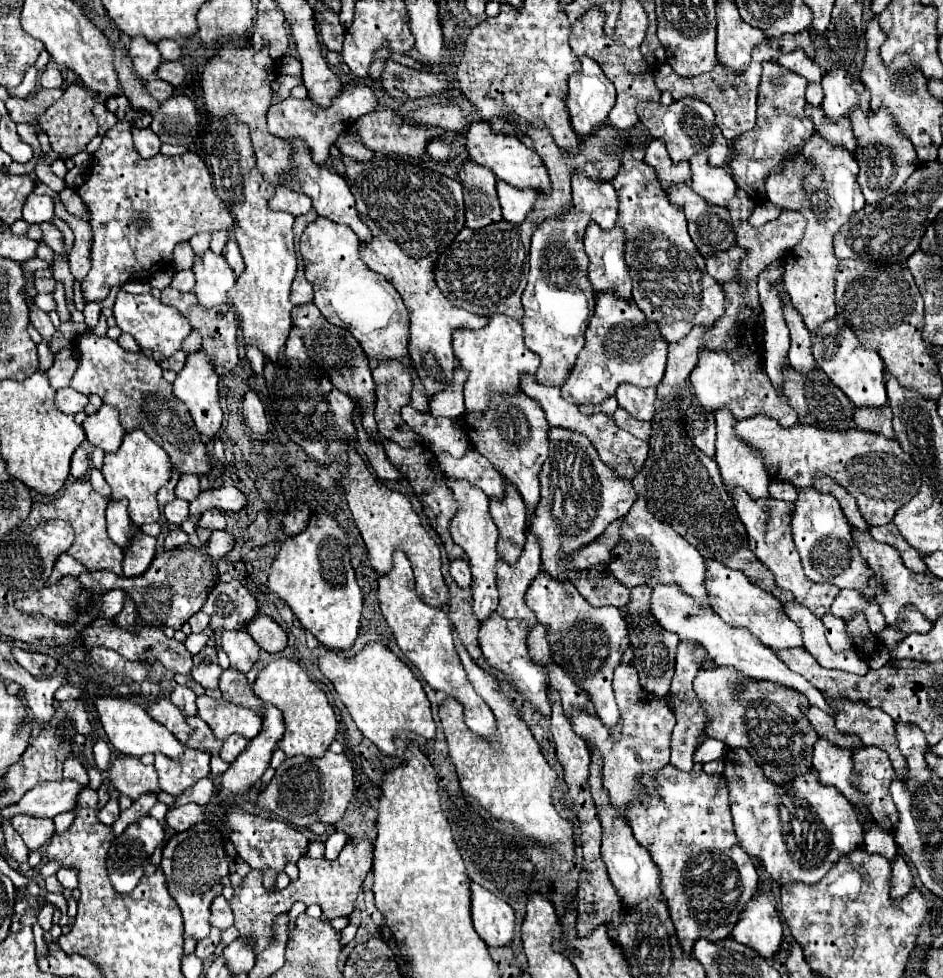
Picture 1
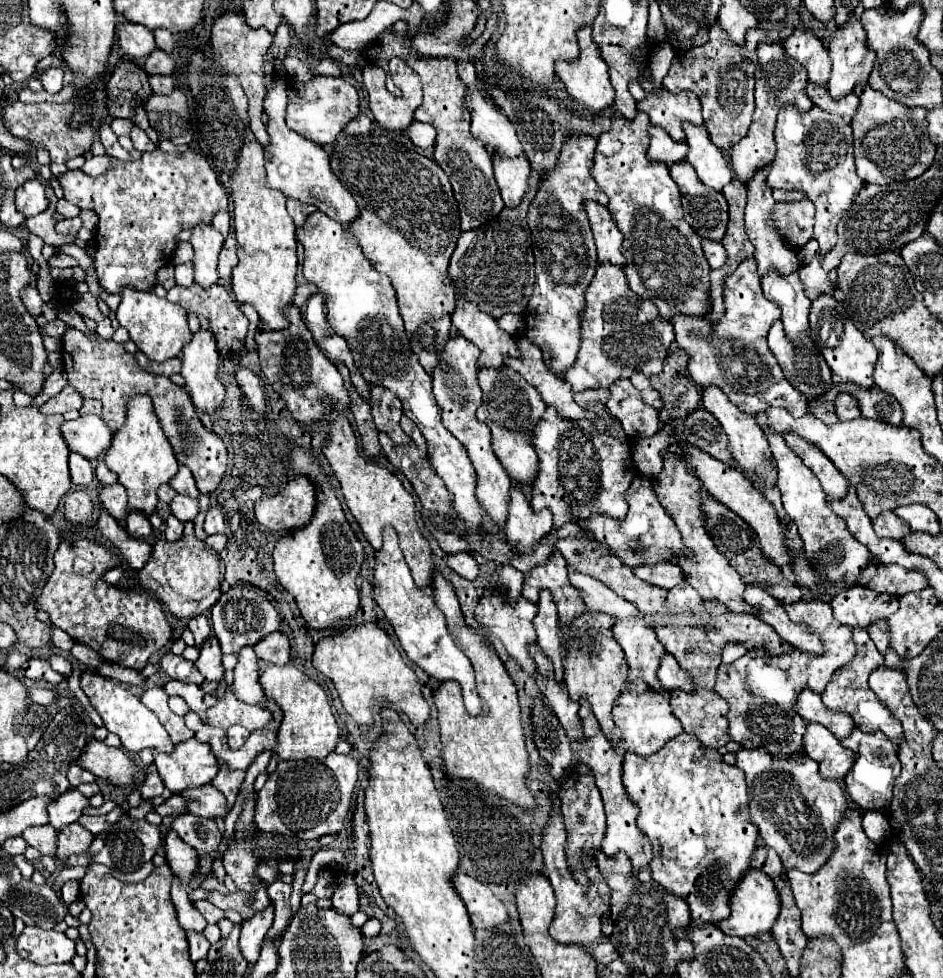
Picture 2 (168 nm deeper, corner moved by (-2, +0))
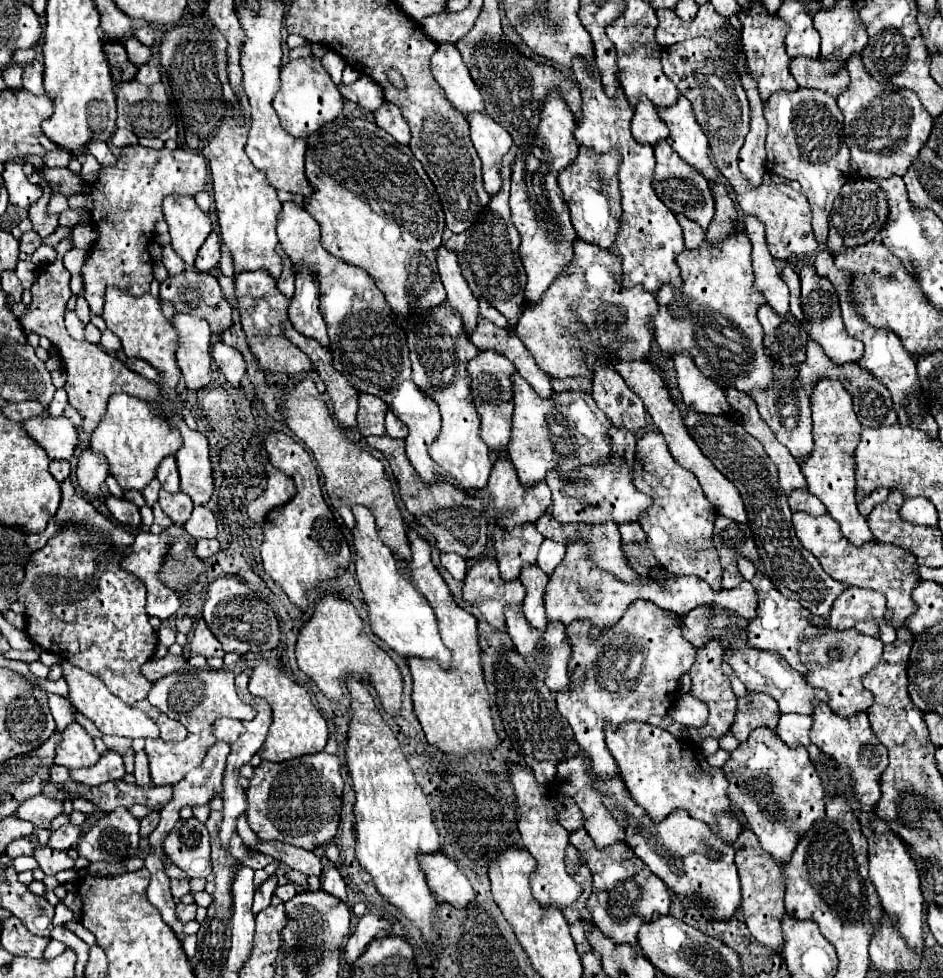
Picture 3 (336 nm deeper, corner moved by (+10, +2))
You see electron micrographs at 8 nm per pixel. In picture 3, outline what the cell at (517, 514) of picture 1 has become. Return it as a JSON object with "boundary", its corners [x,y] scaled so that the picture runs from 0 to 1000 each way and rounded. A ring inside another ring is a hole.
{"boundary":[[[474,311],[434,327],[432,354],[438,372],[438,391],[451,403],[455,403],[468,419],[468,442],[455,458],[457,468],[468,476],[468,483],[480,489],[489,501],[512,501],[521,485],[521,470],[514,452],[508,450],[508,425],[502,415],[497,382],[493,378],[493,372],[506,364],[508,358],[502,354],[497,344],[493,344],[489,327],[476,319]]]}

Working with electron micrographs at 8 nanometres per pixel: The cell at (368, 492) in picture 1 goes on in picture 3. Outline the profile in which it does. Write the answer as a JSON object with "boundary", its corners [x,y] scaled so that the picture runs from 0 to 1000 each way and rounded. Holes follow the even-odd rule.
{"boundary":[[[323,387],[315,393],[309,391],[304,397],[306,397],[306,401],[304,401],[304,407],[300,411],[304,436],[332,462],[332,466],[334,466],[334,470],[343,483],[349,511],[355,517],[355,521],[359,524],[359,528],[364,530],[364,534],[368,536],[368,540],[370,542],[376,540],[376,530],[374,530],[374,521],[372,521],[374,517],[383,515],[383,517],[391,519],[400,532],[402,550],[413,558],[413,562],[423,573],[434,575],[436,573],[436,560],[434,560],[434,552],[432,552],[432,538],[429,538],[425,524],[419,515],[415,493],[408,487],[406,474],[398,466],[393,466],[391,462],[376,456],[366,446],[366,440],[357,431],[353,431],[353,425],[351,425],[345,409],[340,407],[340,401],[334,397],[334,391],[330,387]]]}

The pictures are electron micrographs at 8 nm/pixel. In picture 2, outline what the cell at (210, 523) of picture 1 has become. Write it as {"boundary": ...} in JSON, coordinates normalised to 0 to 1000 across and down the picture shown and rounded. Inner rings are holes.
{"boundary":[[[222,519],[222,524],[217,526],[217,536],[215,536],[215,542],[224,548],[224,546],[236,546],[241,540],[239,536],[239,530],[234,526],[232,519]]]}

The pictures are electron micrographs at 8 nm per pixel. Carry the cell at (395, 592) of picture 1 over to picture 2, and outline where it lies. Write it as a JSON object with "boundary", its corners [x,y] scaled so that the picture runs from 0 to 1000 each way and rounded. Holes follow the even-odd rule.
{"boundary":[[[408,538],[406,560],[398,566],[396,609],[398,609],[398,616],[404,620],[404,624],[408,626],[410,634],[415,636],[432,673],[466,697],[470,697],[470,695],[487,697],[491,703],[491,714],[493,714],[493,722],[495,722],[497,730],[502,730],[502,732],[510,730],[510,714],[504,706],[502,681],[499,681],[497,673],[483,661],[483,656],[472,640],[472,630],[463,622],[459,611],[438,595],[436,585],[429,577],[427,564],[423,560],[421,546],[415,538]]]}

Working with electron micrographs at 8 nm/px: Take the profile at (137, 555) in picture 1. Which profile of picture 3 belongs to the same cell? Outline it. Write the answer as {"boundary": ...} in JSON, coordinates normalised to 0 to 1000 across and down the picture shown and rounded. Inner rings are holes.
{"boundary":[[[113,507],[113,519],[116,524],[122,528],[124,534],[128,534],[130,538],[137,538],[137,540],[145,540],[150,536],[150,528],[147,528],[147,519],[133,511],[133,509],[122,509],[122,507]]]}

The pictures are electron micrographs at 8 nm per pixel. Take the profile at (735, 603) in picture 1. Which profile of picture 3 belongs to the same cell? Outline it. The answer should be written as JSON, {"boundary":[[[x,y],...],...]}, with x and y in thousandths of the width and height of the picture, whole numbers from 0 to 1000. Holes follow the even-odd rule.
{"boundary":[[[686,442],[676,450],[671,495],[678,503],[692,509],[692,515],[678,536],[686,546],[686,560],[695,573],[716,589],[739,589],[748,593],[758,605],[765,603],[765,577],[758,564],[754,546],[758,534],[758,521],[748,509],[739,489],[722,479],[709,464],[709,458],[701,442]]]}

